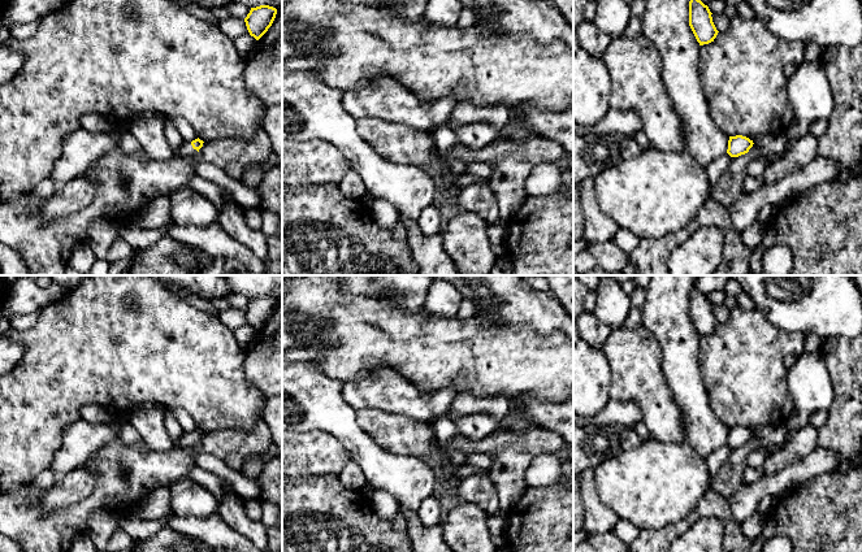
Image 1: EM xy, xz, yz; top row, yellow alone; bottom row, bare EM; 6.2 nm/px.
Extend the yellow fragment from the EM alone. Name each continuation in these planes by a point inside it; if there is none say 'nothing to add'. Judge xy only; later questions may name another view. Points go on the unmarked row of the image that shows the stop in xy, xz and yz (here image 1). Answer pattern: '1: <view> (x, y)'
1: xy (186, 440)

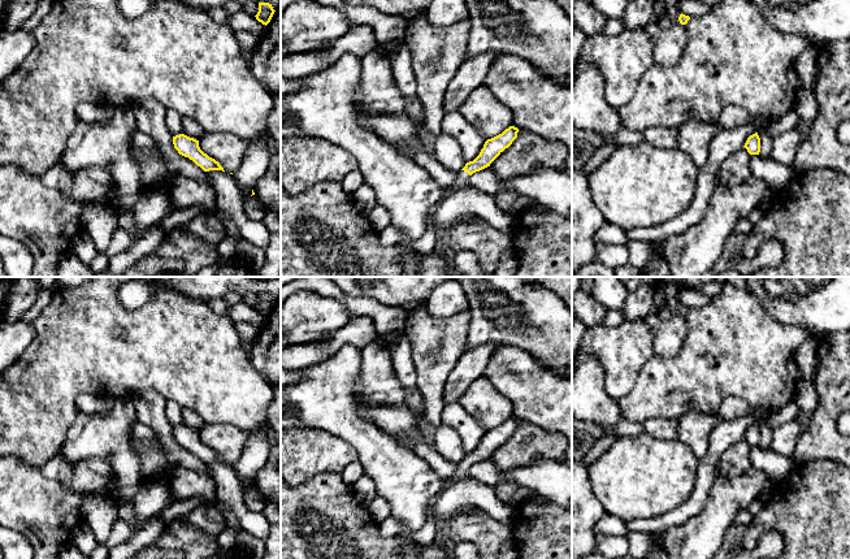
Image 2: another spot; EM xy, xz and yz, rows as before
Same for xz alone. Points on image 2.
1: xz (324, 399)

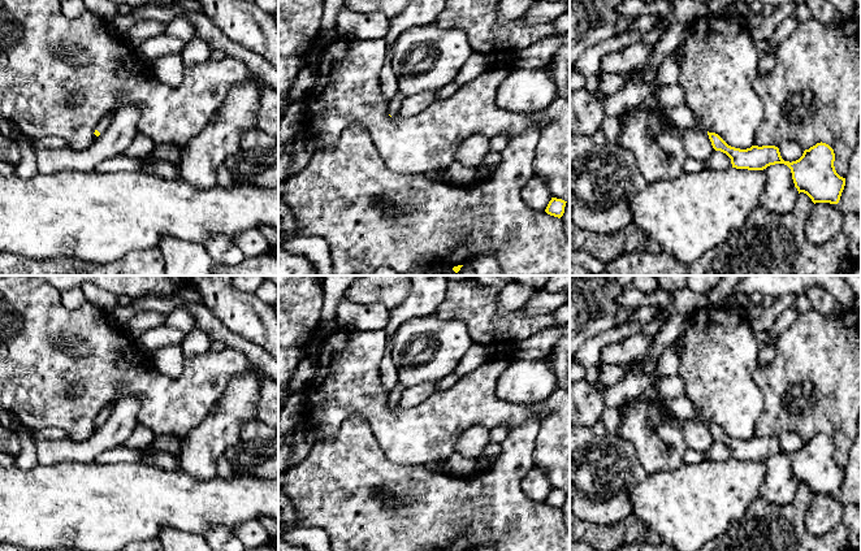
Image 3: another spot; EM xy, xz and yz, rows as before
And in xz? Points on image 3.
nothing to add

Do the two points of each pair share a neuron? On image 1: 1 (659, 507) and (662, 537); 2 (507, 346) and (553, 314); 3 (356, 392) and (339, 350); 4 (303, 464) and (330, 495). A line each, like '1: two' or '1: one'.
1: two
2: two
3: two
4: two

